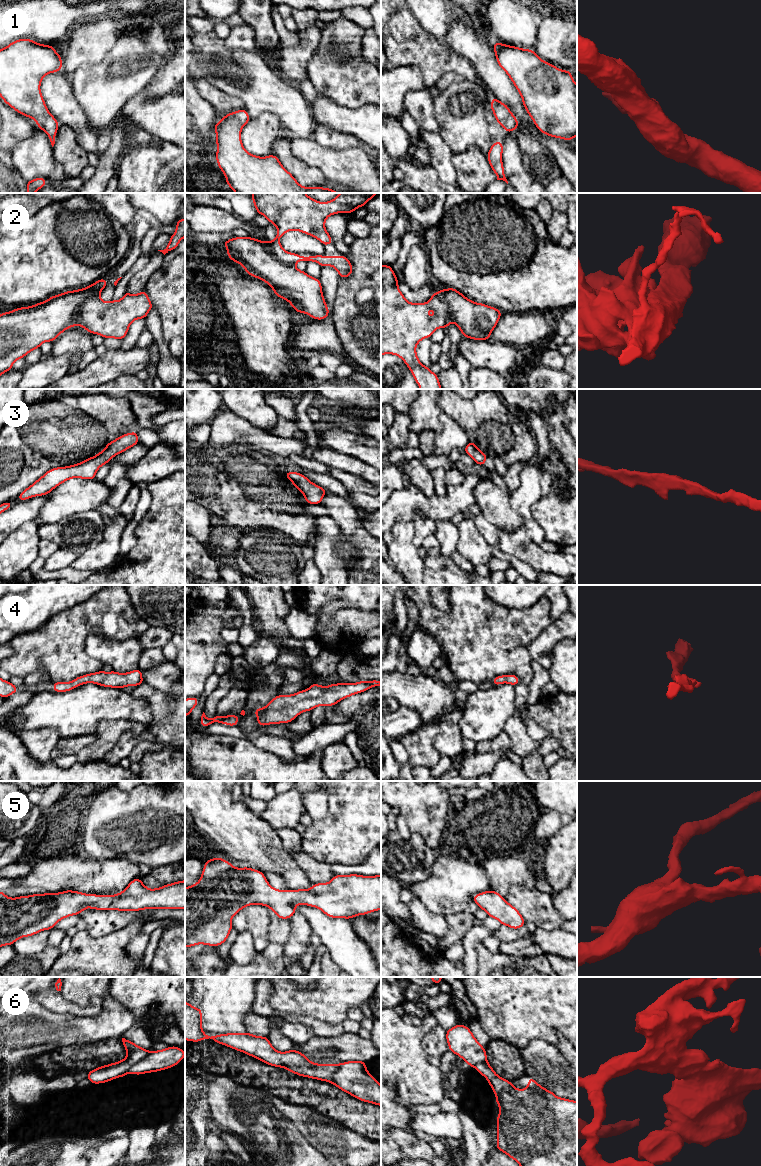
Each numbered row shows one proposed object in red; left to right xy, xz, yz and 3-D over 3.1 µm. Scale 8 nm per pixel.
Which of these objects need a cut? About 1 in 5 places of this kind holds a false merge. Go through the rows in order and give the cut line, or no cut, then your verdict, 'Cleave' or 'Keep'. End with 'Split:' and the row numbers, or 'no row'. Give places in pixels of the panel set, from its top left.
1: No split. Keep
2: No split. Keep
3: No split. Keep
4: No split. Keep
5: No split. Keep
6: Split along xy (149, 1052), (127, 1071). Cleave
Split: 6

